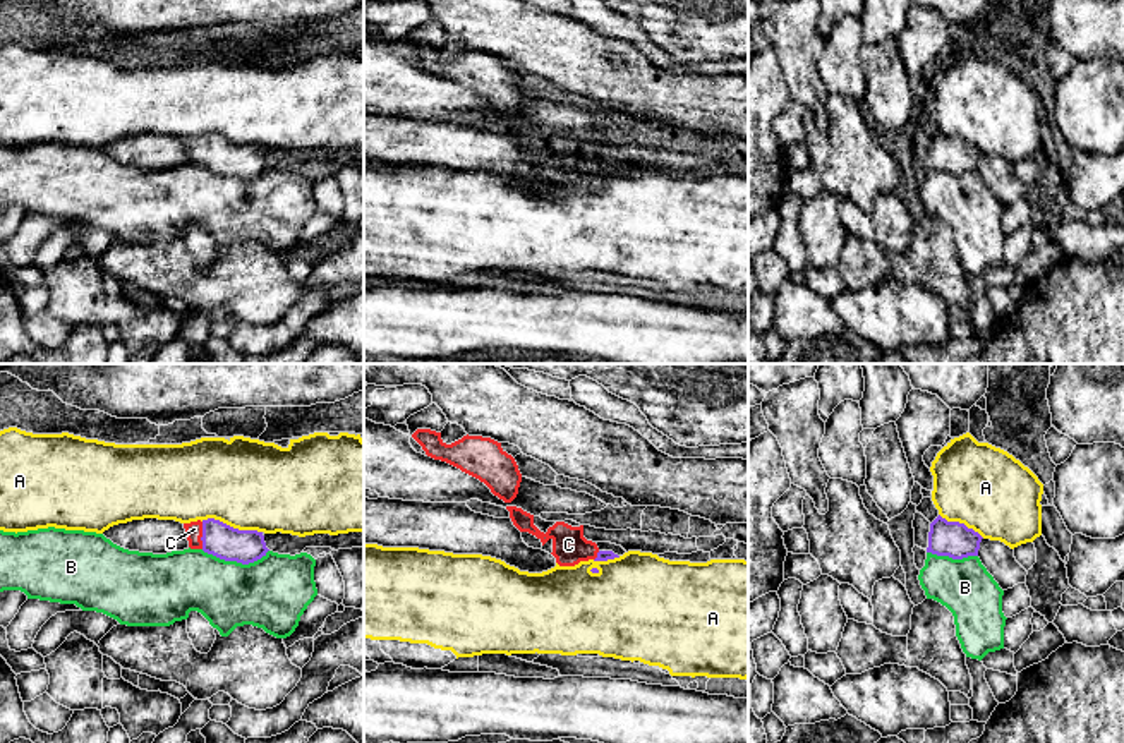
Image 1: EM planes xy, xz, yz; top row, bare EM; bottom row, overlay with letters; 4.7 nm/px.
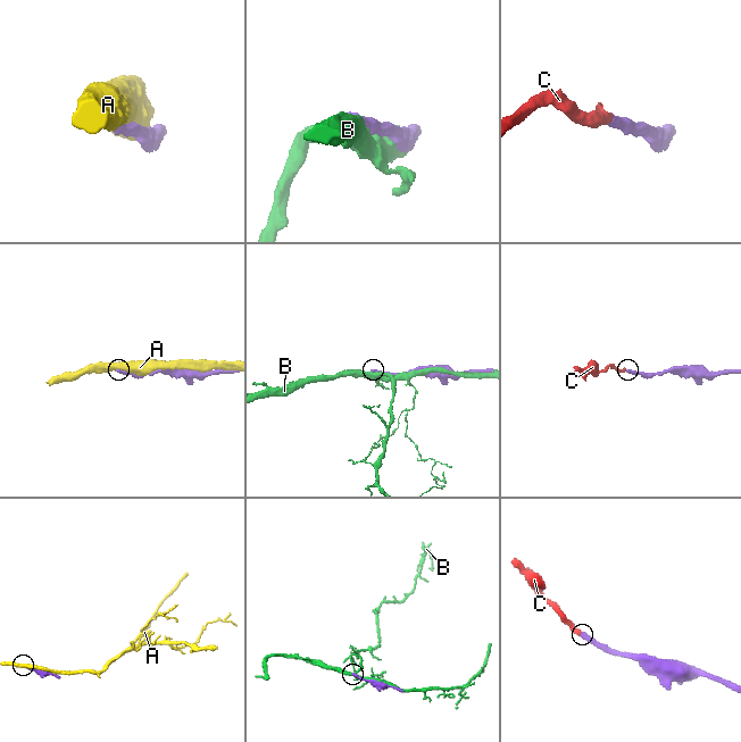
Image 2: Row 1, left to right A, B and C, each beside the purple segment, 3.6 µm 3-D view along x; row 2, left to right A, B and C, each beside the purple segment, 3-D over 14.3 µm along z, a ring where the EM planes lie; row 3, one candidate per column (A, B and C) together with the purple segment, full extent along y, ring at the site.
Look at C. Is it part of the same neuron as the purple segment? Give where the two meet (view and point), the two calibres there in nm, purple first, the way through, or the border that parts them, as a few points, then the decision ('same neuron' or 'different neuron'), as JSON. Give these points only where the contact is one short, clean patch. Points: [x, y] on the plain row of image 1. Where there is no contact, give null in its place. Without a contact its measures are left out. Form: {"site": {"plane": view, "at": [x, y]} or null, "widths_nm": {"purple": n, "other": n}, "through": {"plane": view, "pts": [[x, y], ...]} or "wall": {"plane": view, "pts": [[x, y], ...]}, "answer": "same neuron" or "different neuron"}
{"site": {"plane": "xy", "at": [203, 151]}, "widths_nm": {"purple": 160, "other": 80}, "through": {"plane": "xy", "pts": [[244, 162], [203, 151], [194, 144]]}, "answer": "same neuron"}

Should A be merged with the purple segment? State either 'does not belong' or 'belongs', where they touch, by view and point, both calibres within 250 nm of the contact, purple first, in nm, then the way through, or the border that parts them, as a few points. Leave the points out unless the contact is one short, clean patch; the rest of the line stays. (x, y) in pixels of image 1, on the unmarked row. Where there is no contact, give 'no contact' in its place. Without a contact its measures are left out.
does not belong | xy (232, 143) | 160/420 nm

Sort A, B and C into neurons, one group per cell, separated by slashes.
A / B / C

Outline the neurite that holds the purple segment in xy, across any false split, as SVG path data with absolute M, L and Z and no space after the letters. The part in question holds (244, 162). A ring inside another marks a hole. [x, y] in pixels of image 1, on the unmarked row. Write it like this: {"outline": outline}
{"outline": "M215 134L184 139L184 144L190 165L202 165L225 177L249 180L269 166L263 148L239 146Z"}

